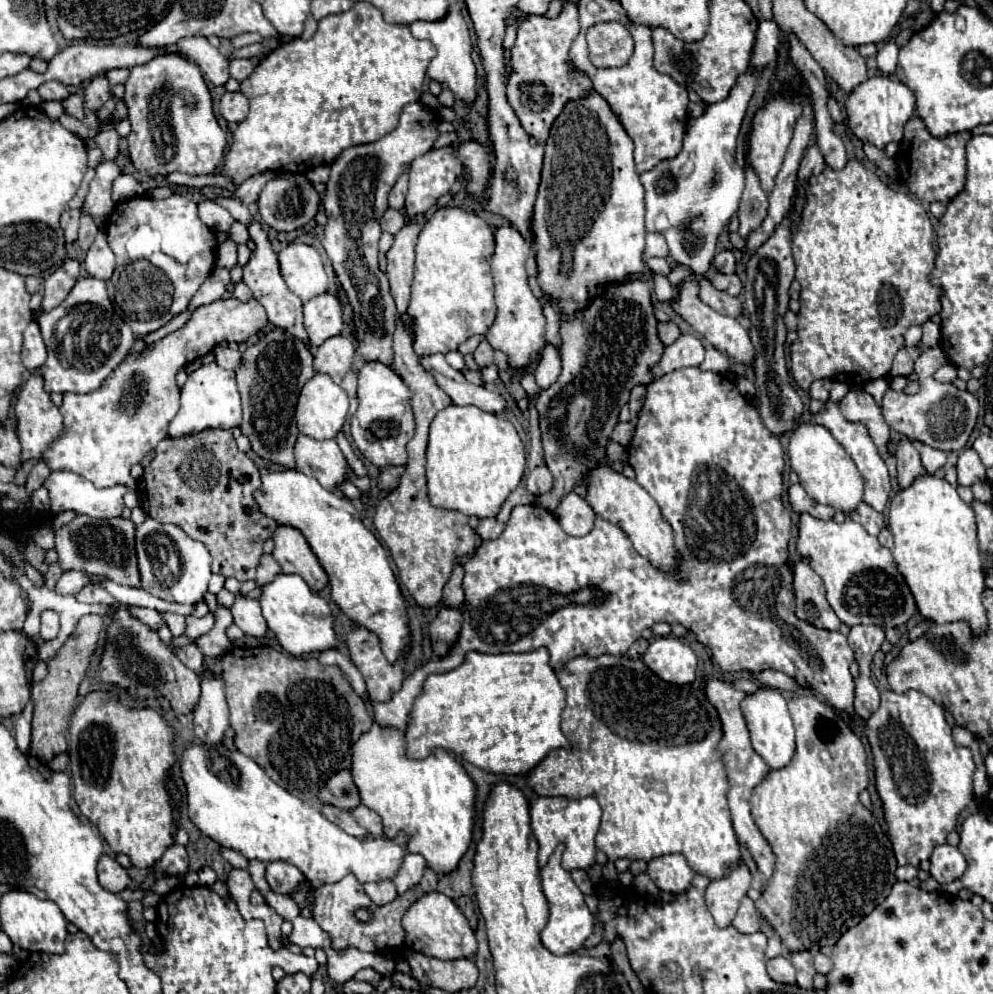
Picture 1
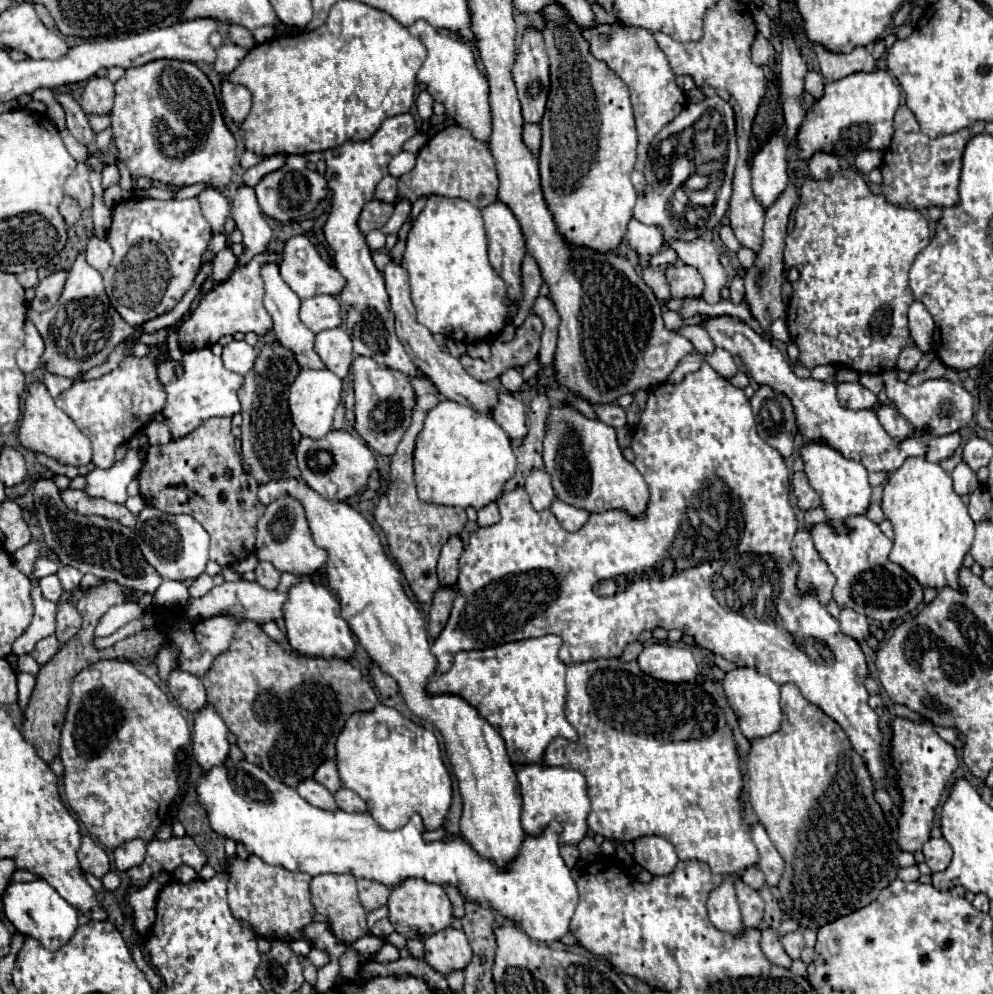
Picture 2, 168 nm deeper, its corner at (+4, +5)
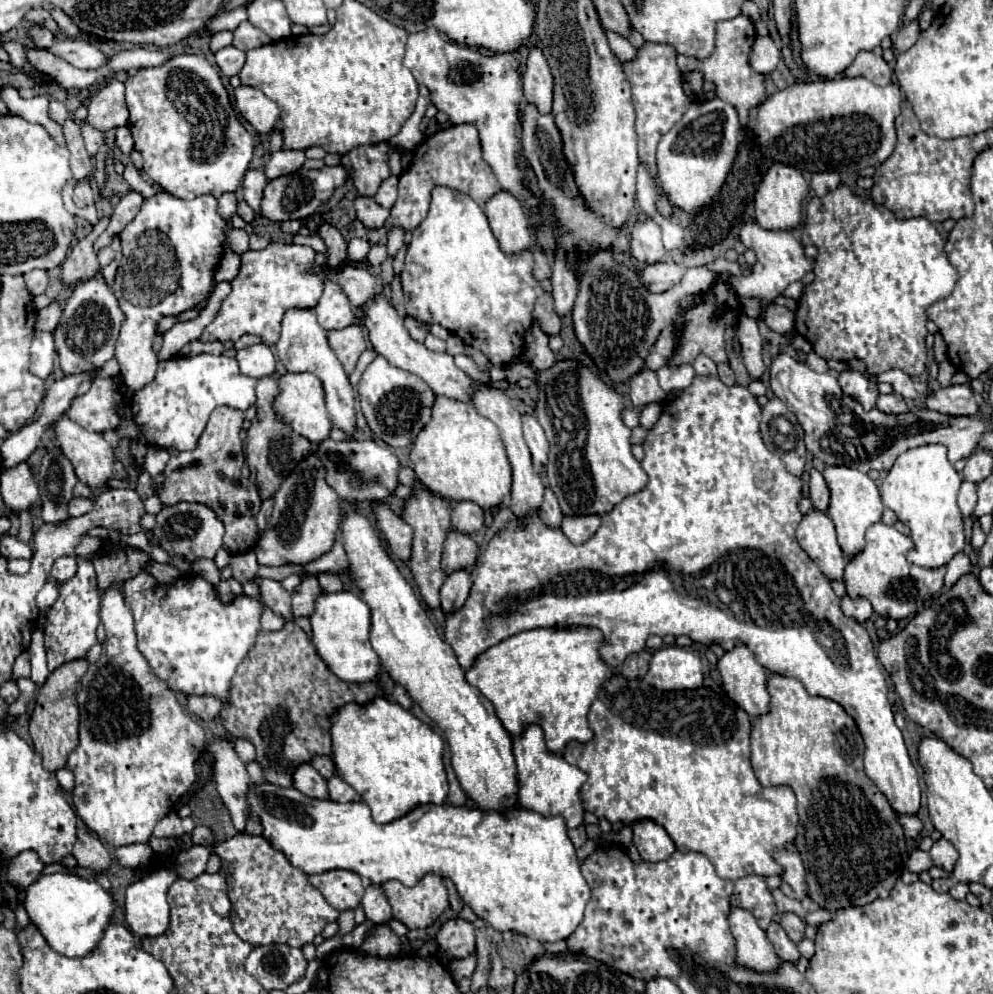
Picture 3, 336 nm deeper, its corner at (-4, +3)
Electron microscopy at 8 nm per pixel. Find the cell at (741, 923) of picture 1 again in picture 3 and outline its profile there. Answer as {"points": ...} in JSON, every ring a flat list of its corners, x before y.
{"points":[[749,874,745,878,735,880,735,890,731,894,731,906,749,910,757,918,763,930,775,918,775,902,773,902,773,896,763,876]]}

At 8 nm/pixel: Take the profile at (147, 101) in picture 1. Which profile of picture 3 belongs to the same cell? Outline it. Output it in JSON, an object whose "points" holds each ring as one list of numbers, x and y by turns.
{"points":[[173,56,157,68,141,68,125,82,125,98,129,108,129,130,135,140,135,150,143,154,143,170,163,190,181,200,191,200,203,194,219,198,225,192,235,192,253,158,253,136,239,122,229,94,217,70,203,56]]}

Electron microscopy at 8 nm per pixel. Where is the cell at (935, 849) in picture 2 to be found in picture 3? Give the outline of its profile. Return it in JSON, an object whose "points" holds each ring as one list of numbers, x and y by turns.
{"points":[[941,838,941,840,933,842,931,858,933,858,933,864,935,864,937,868,943,868,943,870,951,872,953,866,955,866,955,862,957,862,957,858,959,858,959,852,955,850,955,846,953,846,949,840]]}

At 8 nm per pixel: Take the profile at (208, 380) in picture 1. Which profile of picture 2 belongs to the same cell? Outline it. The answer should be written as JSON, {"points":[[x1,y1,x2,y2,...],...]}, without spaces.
{"points":[[209,348,185,352,183,366,185,366,185,372,181,378,175,378,171,360,159,366,159,378,167,390,167,408,163,412,165,424,171,430,171,436,175,440,187,436,207,418,213,418,213,416,231,418,241,410,239,400,237,400,237,388,241,386,243,378,235,372,225,370,225,366,221,364,221,358,215,356]]}

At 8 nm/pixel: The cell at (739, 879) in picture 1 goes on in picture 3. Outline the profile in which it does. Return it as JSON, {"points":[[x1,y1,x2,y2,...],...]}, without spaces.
{"points":[[733,908,729,914,731,934,737,942,737,964,757,972,779,970,781,958,777,958,773,946,769,944,765,932,759,928,757,920,749,910]]}

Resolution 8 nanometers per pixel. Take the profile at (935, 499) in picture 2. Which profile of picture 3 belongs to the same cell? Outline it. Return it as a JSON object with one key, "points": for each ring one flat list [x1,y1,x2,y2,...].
{"points":[[937,444,907,450,897,458,893,468,883,478,879,488,883,504,911,528,915,552,907,554,909,562,925,568,937,568,947,564,965,548,963,520,957,508,957,492,961,482,963,478,949,462,945,446]]}

